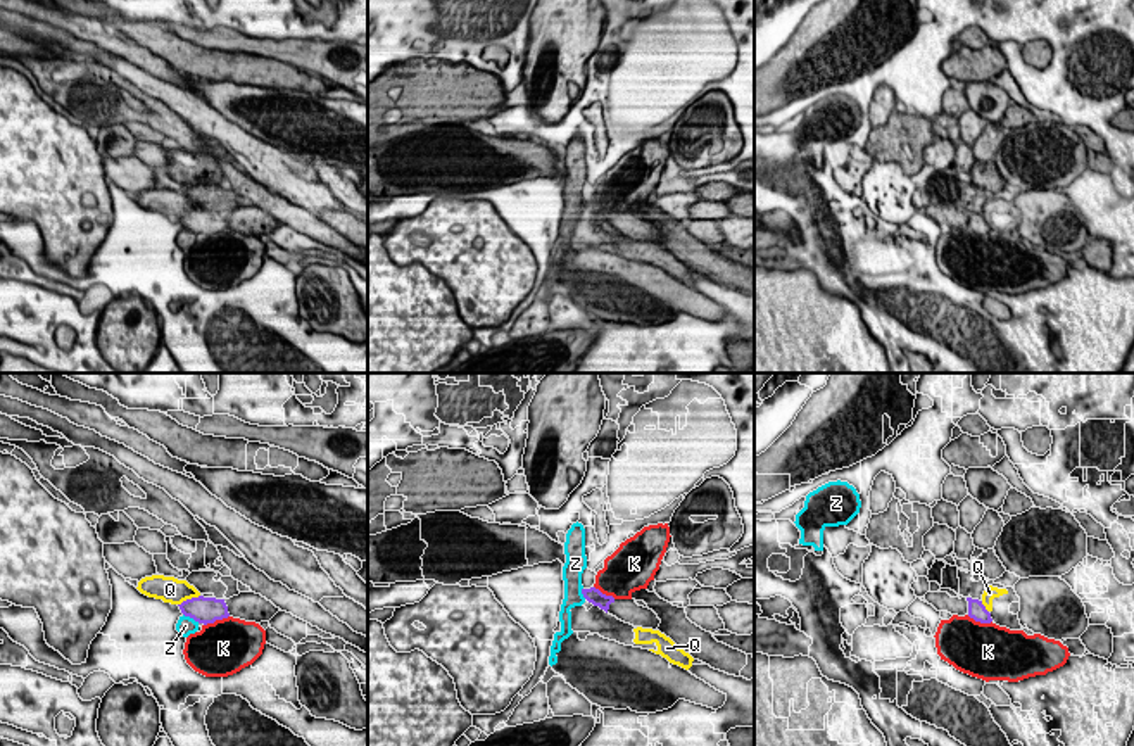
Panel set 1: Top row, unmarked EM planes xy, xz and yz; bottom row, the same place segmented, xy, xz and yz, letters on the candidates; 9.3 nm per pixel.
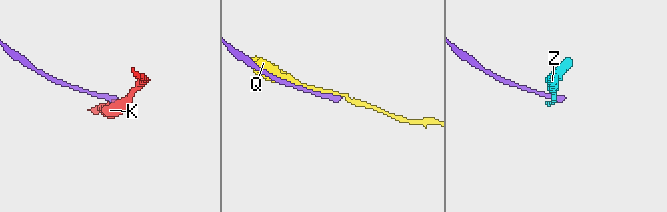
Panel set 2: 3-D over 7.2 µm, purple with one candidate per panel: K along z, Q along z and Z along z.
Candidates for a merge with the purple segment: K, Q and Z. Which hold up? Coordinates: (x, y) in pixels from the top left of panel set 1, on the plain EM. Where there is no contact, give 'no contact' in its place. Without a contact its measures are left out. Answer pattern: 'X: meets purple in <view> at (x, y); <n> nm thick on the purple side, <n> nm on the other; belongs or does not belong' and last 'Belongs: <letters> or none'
K: meets purple in xy at (216, 232); 260 nm thick on the purple side, 460 nm on the other; does not belong
Q: meets purple in xy at (188, 213); 260 nm thick on the purple side, 240 nm on the other; does not belong
Z: meets purple in xy at (192, 230); 260 nm thick on the purple side, 170 nm on the other; does not belong
Belongs: none

